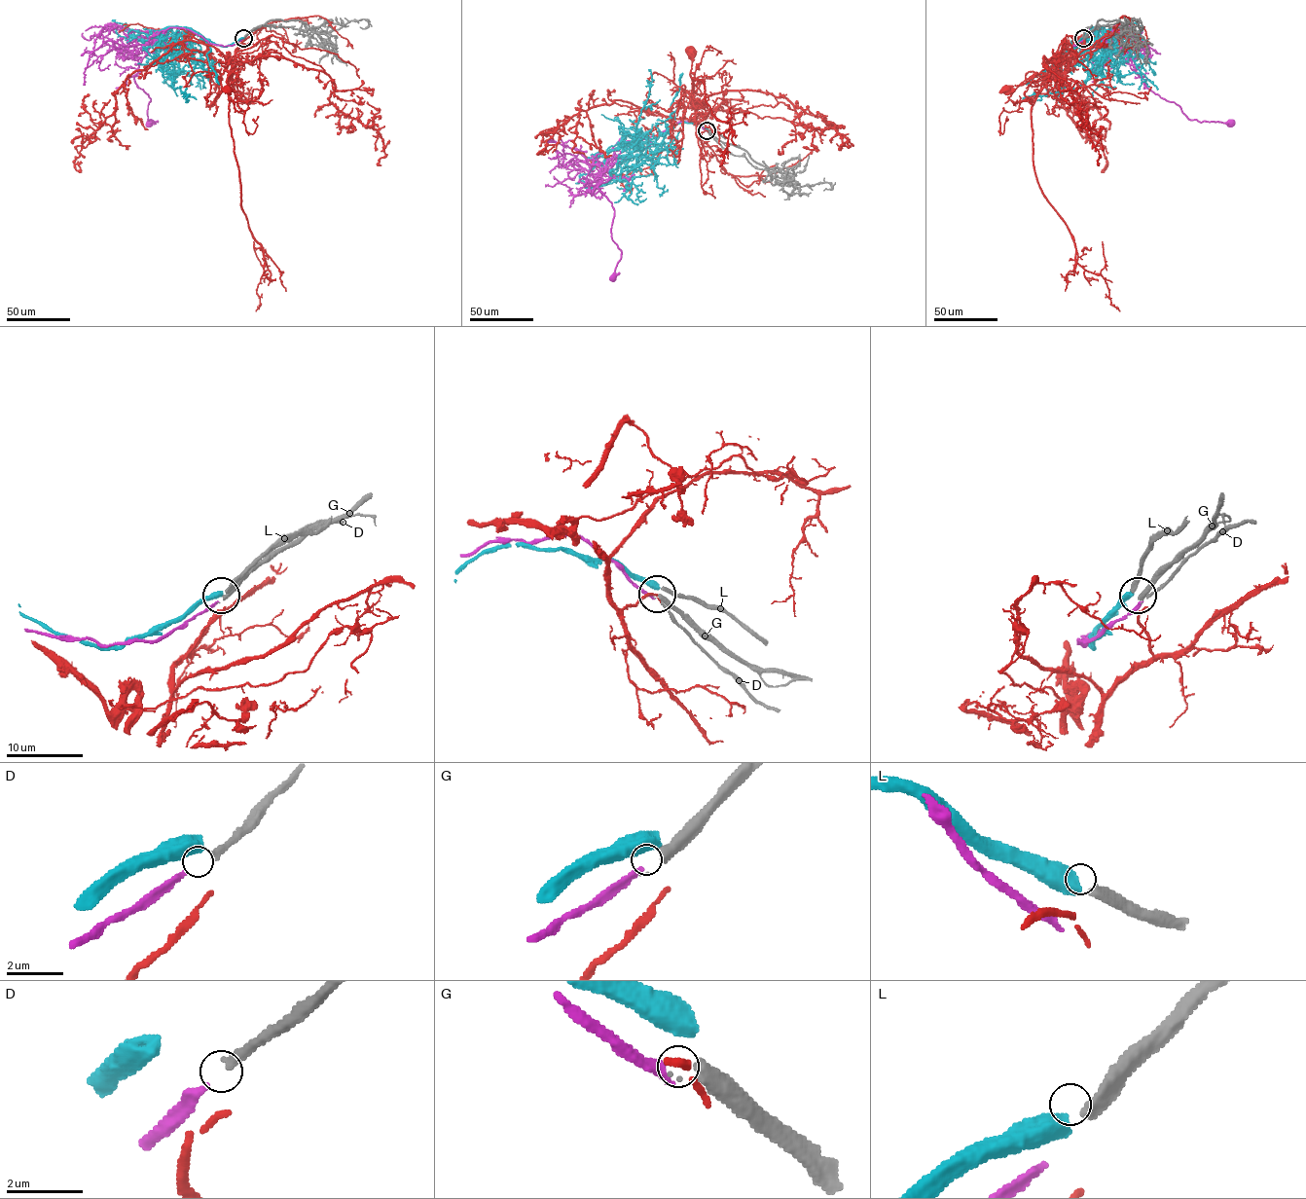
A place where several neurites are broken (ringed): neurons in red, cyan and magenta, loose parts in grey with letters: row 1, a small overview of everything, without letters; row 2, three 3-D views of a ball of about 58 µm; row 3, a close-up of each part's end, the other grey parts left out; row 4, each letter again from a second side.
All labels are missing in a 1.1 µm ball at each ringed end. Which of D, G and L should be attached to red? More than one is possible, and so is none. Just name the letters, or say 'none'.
none

